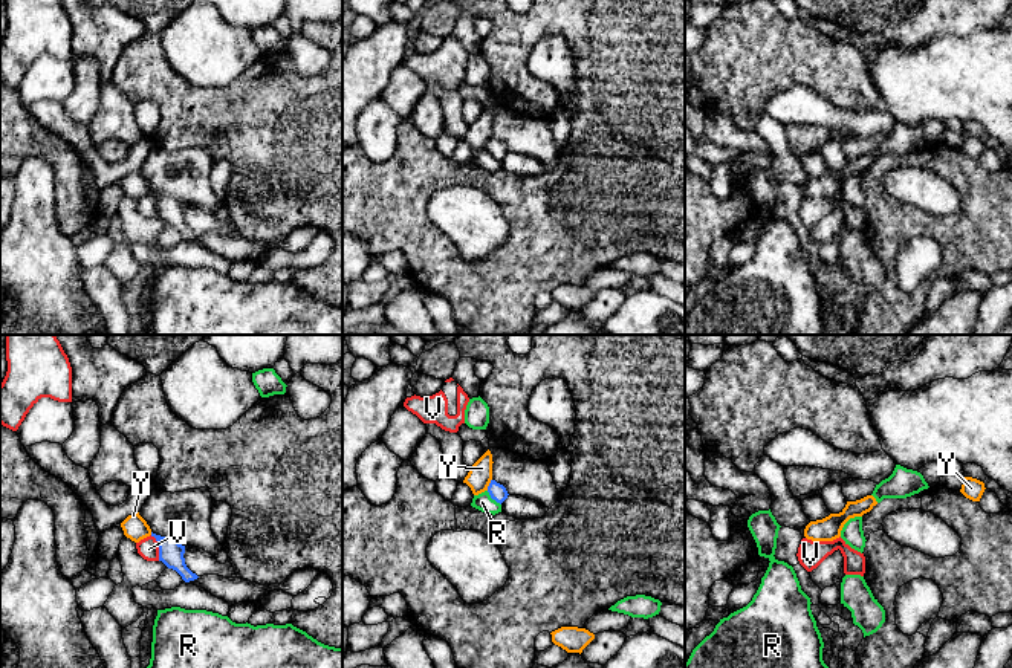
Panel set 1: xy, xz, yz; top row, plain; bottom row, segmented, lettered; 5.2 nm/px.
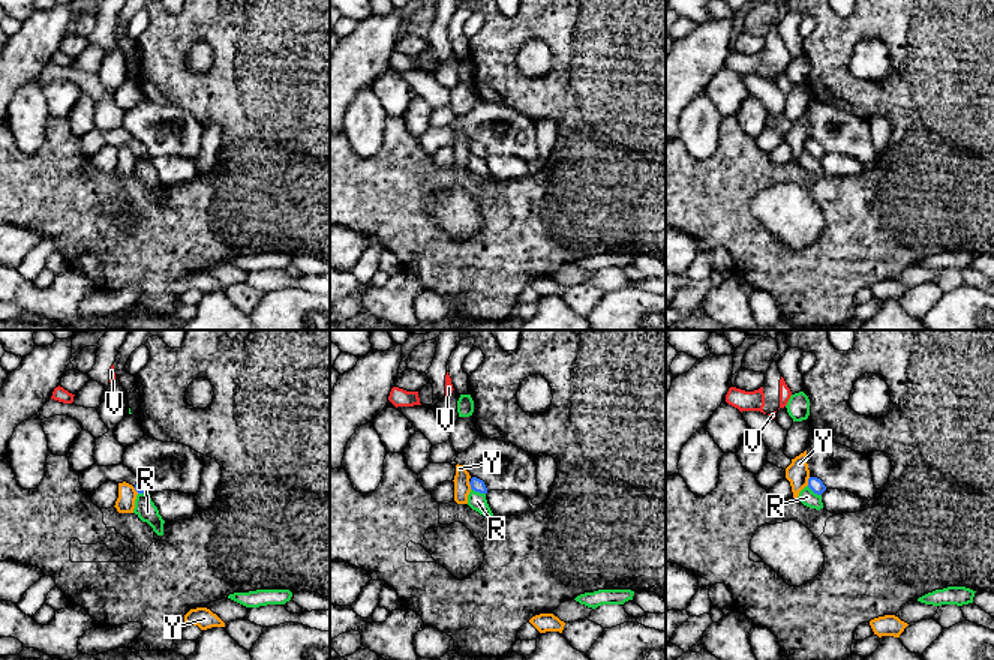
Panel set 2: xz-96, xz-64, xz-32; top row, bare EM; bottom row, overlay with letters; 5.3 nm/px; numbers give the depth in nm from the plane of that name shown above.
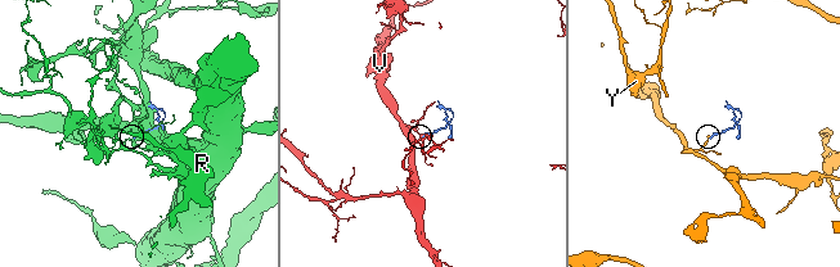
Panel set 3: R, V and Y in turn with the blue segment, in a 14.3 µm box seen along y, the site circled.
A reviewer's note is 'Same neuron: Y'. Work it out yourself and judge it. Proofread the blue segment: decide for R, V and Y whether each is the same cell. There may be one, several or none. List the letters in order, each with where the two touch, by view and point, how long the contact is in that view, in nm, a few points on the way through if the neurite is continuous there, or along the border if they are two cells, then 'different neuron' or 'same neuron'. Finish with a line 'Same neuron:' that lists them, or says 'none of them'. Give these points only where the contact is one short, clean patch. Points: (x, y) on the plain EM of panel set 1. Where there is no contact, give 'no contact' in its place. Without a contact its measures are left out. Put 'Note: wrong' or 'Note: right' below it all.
R: contact xz (493, 156); length 110 nm; different neuron
V: contact xy (159, 205); length 140 nm; border xy (150, 193), (158, 202), (159, 217); different neuron
Y: contact xz (489, 142); length 70 nm; border xz (491, 136), (486, 147); different neuron
Same neuron: none of them
Note: wrong

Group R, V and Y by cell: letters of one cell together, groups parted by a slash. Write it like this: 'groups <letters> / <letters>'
groups R / V / Y

